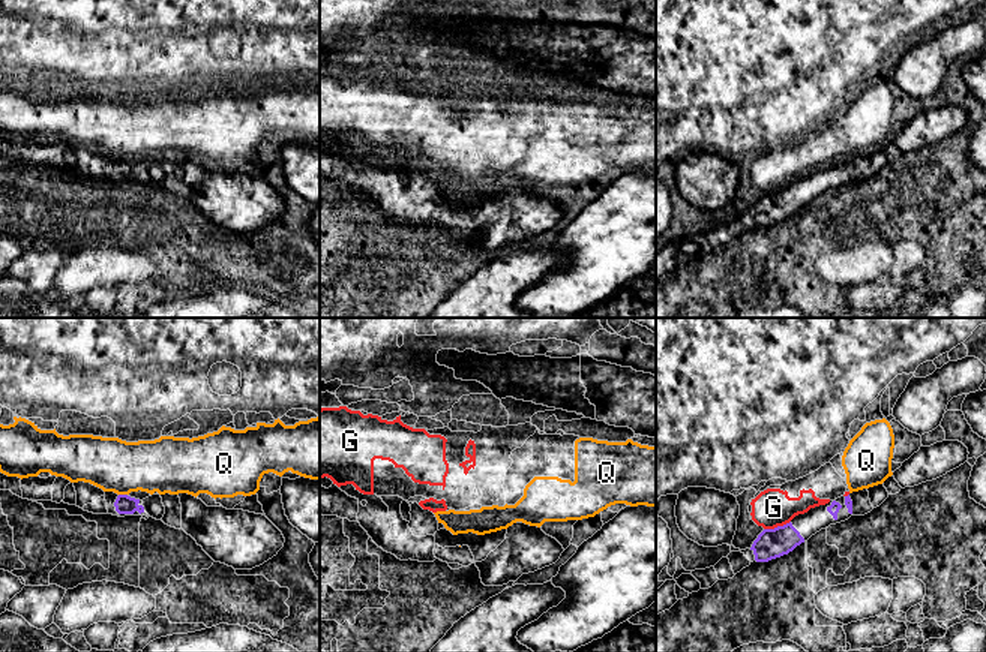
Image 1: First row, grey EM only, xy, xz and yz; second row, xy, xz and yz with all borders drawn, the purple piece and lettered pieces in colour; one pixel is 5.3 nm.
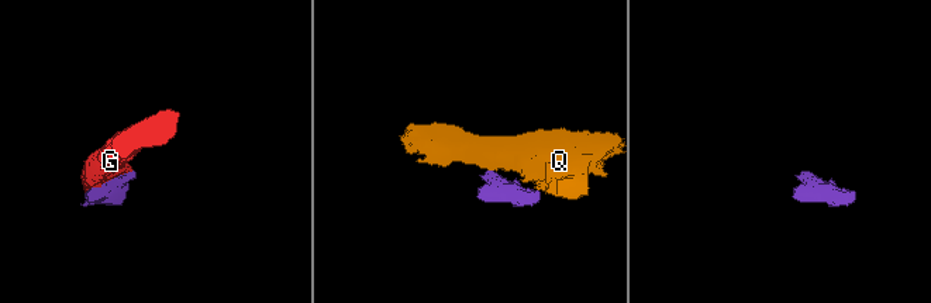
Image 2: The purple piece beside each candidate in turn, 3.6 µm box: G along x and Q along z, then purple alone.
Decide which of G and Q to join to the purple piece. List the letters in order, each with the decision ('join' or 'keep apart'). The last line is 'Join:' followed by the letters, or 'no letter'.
G: keep apart
Q: keep apart
Join: no letter

